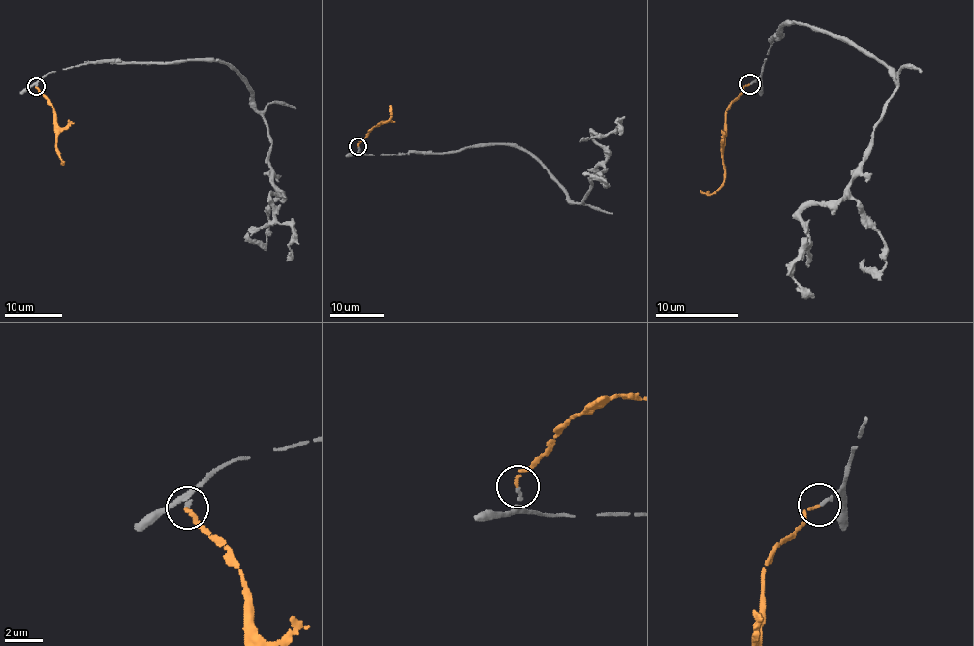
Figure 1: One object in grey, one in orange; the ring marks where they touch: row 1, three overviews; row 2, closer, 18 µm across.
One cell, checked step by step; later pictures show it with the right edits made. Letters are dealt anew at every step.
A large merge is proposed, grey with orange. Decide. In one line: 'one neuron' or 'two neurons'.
one neuron

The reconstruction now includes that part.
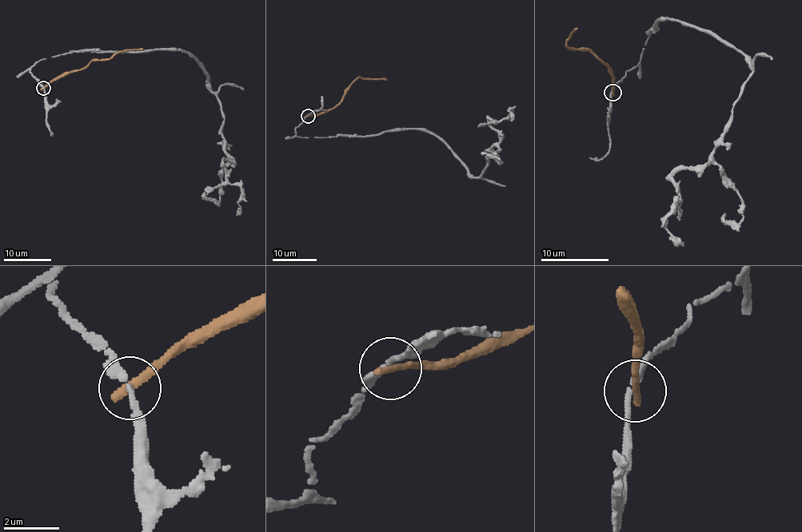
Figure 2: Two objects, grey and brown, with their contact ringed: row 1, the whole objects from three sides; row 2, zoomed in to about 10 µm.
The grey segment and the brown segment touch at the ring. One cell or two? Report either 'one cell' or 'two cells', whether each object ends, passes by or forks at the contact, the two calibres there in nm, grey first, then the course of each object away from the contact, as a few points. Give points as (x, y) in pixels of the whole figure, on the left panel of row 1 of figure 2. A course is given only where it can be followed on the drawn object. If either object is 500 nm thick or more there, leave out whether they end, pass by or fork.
two cells; grey passes by; brown ends; calibres 200 and 340 nm; course grey (43, 87), (29, 70), (40, 60), (185, 51), (221, 104), (231, 160), (224, 170), (241, 188), (236, 215); course brown (43, 88), (82, 69), (93, 60), (109, 60), (121, 51), (143, 48)

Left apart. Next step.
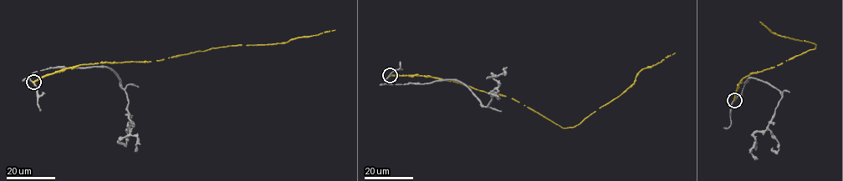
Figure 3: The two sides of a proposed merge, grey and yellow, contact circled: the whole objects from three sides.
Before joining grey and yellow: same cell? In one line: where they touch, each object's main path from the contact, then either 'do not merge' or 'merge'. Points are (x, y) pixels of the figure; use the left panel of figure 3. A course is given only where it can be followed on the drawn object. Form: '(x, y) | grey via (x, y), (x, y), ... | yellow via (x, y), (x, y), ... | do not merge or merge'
(33, 82) | grey via (33, 82), (28, 77), (36, 72), (54, 67), (109, 67), (127, 94), (135, 151) | yellow via (33, 82), (79, 65), (158, 61), (213, 47), (285, 43), (335, 29) | do not merge

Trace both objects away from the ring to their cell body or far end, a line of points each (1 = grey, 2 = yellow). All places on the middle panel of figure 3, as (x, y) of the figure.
1: (390, 75), (385, 82), (391, 84), (458, 80), (486, 106), (498, 86), (493, 74), (503, 69), (504, 75)
2: (390, 75), (427, 76), (458, 82), (513, 98), (568, 128), (579, 124), (623, 93), (644, 68), (675, 52)

